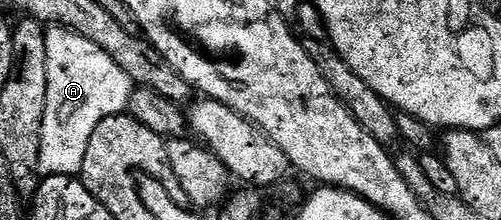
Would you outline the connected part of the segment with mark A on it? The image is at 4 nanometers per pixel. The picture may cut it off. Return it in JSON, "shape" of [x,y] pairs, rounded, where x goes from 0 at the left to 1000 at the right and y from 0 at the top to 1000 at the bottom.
{"shape":[[[98,123],[90,164],[94,205],[96,423],[90,473],[88,564],[82,600],[82,691],[76,782],[82,805],[136,795],[150,805],[162,786],[176,645],[196,564],[216,527],[250,514],[271,395],[261,350],[212,236],[154,164],[136,132]]]}

